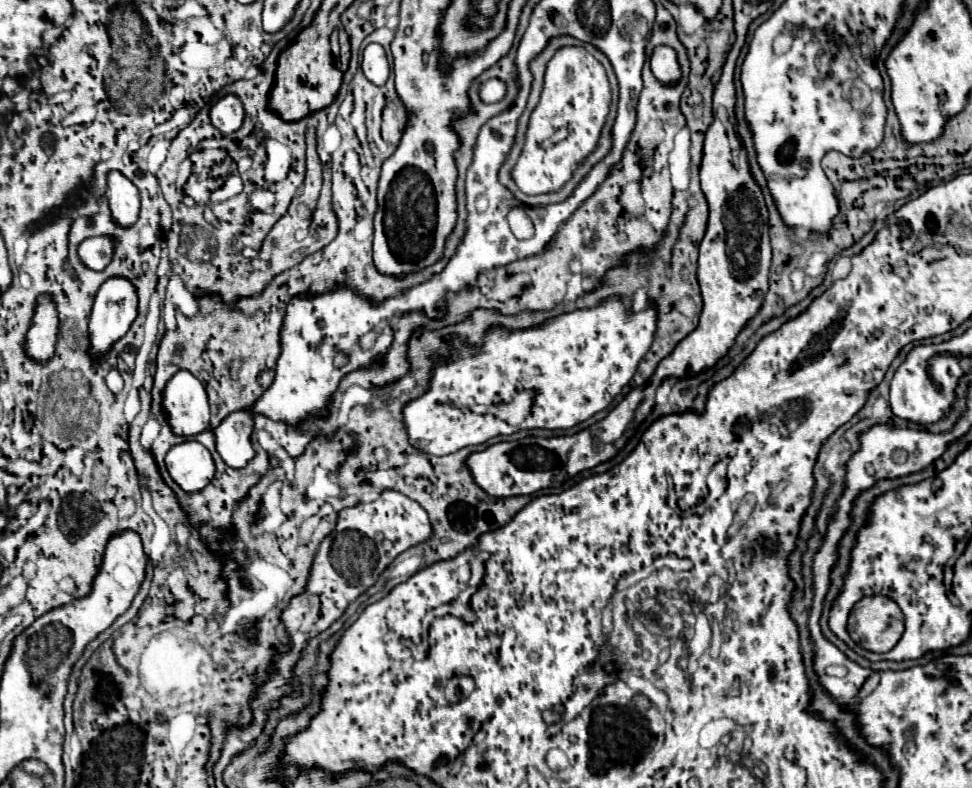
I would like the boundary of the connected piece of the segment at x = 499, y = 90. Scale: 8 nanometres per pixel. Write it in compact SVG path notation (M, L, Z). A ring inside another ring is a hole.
M488 80L486 82L486 88L478 88L478 96L480 96L480 100L482 102L498 102L498 100L502 100L504 98L504 94L506 94L506 86L504 86L504 82L500 82L500 80Z

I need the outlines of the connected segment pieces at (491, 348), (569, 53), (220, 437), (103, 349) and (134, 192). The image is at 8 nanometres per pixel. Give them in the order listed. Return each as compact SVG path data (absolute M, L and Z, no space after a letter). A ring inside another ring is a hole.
M610 296L594 308L554 316L536 328L506 332L502 326L492 326L480 348L448 334L444 340L450 346L450 358L434 364L428 390L402 410L408 440L420 452L446 456L498 434L526 428L572 428L604 410L632 380L638 362L652 346L656 320L654 302L640 312L630 312L618 296ZM522 388L534 388L538 396L532 414L520 426L510 426L494 414L472 412L474 404L510 400Z
M584 46L558 48L546 64L540 102L530 114L522 154L512 168L518 188L524 194L536 194L536 188L562 188L566 166L578 166L596 148L608 110L610 84L604 66ZM558 128L566 128L568 136L556 144L548 144Z
M234 412L230 414L216 430L216 450L224 458L224 462L232 468L244 468L248 460L252 460L256 452L252 444L240 444L240 440L248 440L252 434L252 414L250 412Z
M122 276L108 278L96 294L92 316L90 316L90 342L92 342L90 350L92 350L92 354L106 354L112 348L112 344L128 332L128 328L136 316L138 316L138 294L136 294L134 284Z
M118 170L108 172L106 196L112 210L112 218L120 226L132 226L138 220L140 194L138 194L138 188L122 172Z

